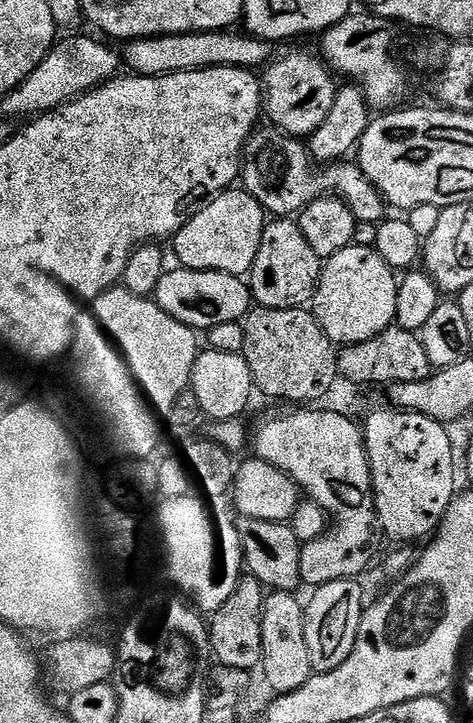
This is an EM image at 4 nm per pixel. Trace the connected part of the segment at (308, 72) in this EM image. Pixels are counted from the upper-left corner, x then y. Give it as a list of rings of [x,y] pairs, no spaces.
[[[304,48],[284,52],[280,57],[277,55],[262,72],[267,119],[269,116],[272,119],[269,121],[288,136],[312,136],[314,130],[318,130],[318,126],[326,122],[326,117],[334,106],[338,87],[337,81],[332,81],[334,73],[315,51],[312,52],[307,52]]]

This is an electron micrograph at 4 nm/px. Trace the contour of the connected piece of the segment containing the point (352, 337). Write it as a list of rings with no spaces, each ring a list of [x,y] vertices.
[[[353,242],[323,261],[310,311],[333,344],[347,346],[370,342],[370,338],[378,338],[382,330],[393,327],[399,289],[397,273],[386,262],[382,262],[375,248],[363,248]]]

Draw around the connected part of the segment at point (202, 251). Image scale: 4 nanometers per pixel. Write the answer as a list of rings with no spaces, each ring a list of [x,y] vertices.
[[[229,190],[213,196],[178,230],[174,237],[181,265],[194,270],[218,270],[243,277],[251,273],[266,223],[263,206],[247,190]]]

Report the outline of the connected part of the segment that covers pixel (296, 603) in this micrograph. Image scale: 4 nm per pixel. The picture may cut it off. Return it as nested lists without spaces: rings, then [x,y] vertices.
[[[273,591],[264,602],[262,669],[264,668],[264,676],[268,679],[269,686],[273,688],[273,693],[276,694],[298,690],[302,686],[306,686],[306,682],[314,675],[310,646],[306,644],[305,605],[296,595],[295,591]]]

